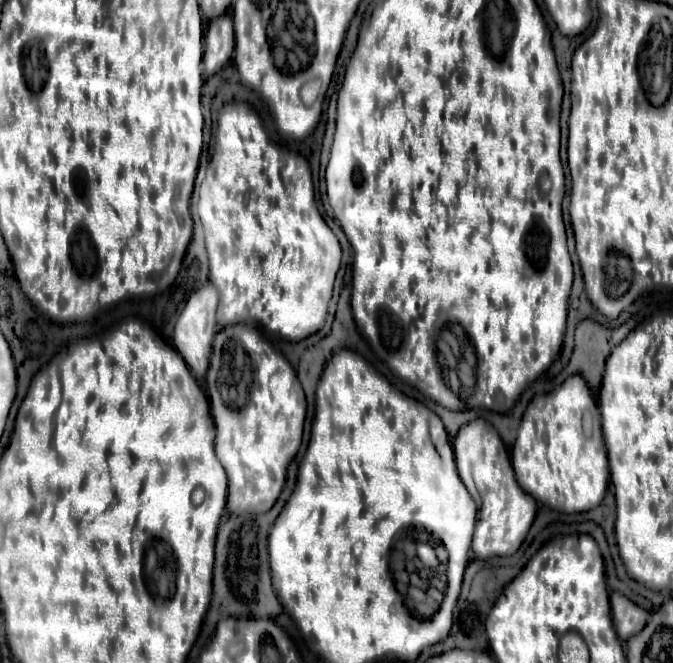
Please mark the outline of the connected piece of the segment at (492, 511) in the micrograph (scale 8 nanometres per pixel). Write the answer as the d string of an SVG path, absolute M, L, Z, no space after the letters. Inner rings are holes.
M478 417L458 431L452 441L452 447L458 463L458 475L478 505L472 541L474 557L488 559L492 555L516 553L534 521L536 501L532 501L532 497L528 497L528 493L524 493L524 489L516 485L512 463L498 431L488 425L488 421Z

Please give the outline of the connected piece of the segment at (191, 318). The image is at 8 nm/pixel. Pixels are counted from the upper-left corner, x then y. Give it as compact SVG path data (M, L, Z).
M206 283L204 287L196 289L190 295L190 299L186 300L186 305L178 317L176 327L174 327L174 337L172 337L174 347L184 357L184 361L188 363L188 367L196 379L202 379L204 373L208 371L212 341L216 335L216 305L218 305L216 287L212 283Z

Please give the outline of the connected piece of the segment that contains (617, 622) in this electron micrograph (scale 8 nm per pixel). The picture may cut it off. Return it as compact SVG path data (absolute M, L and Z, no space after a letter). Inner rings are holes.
M618 591L610 593L610 605L612 605L612 621L622 641L638 633L644 627L644 623L650 619L648 611L644 611L640 605L636 605Z

